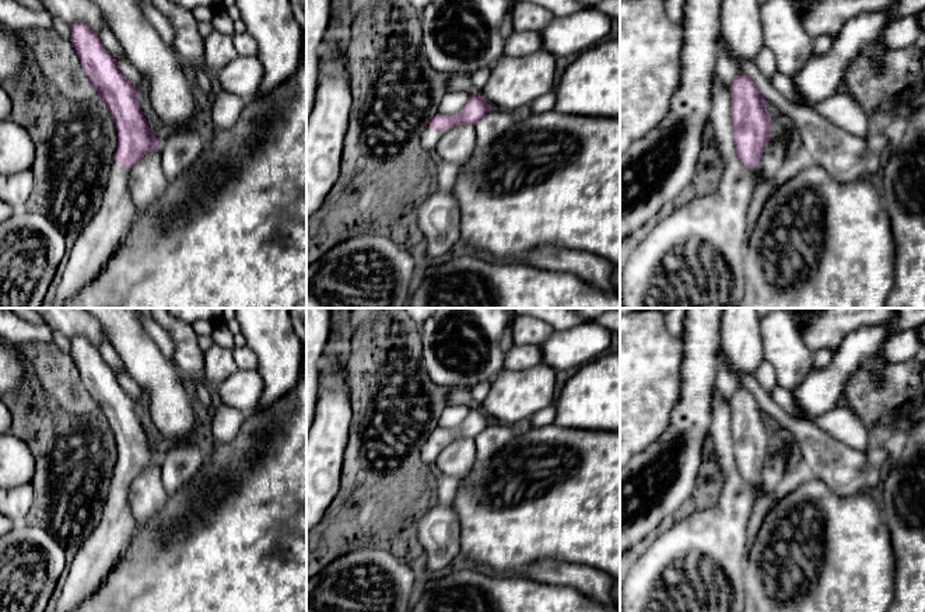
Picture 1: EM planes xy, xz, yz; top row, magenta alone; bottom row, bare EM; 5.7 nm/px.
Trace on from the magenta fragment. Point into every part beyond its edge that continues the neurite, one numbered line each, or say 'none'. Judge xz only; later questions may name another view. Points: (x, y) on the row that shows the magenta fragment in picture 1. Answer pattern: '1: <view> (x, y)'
1: xz (430, 137)

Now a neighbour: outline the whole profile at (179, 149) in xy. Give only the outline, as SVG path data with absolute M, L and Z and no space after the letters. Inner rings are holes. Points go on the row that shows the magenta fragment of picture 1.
M192 127L168 130L161 137L162 171L168 179L181 176L203 151L204 140Z

